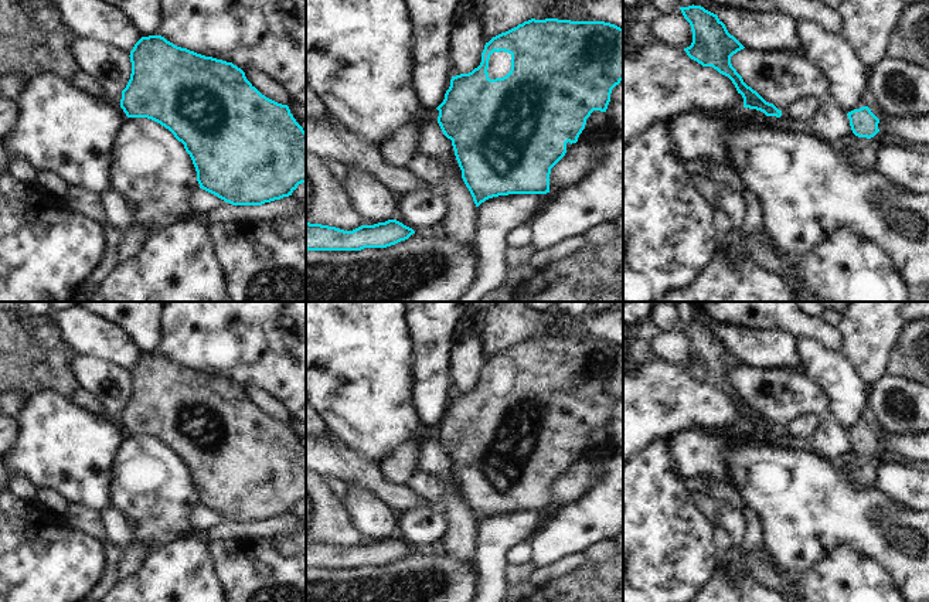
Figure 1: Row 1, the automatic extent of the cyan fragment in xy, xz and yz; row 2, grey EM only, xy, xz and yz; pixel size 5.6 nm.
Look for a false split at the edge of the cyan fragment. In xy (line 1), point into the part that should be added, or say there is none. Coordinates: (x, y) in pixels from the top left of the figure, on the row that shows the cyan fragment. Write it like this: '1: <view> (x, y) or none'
1: none

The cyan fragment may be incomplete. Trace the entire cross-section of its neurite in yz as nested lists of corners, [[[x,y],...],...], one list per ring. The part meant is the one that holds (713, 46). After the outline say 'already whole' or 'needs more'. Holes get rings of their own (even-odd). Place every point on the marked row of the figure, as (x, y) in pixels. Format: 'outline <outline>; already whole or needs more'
outline [[[694,4],[680,7],[680,10],[693,31],[693,42],[684,48],[687,55],[702,67],[712,67],[719,74],[728,76],[738,93],[742,95],[743,108],[760,110],[766,116],[780,118],[782,110],[748,86],[732,67],[731,57],[745,47],[728,33],[718,16]]]; already whole

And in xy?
outline [[[161,35],[142,37],[129,57],[132,74],[122,91],[120,108],[127,118],[147,118],[160,123],[184,144],[200,188],[232,205],[262,205],[292,195],[299,184],[306,183],[306,132],[287,105],[262,95],[241,68],[177,47]]]; already whole

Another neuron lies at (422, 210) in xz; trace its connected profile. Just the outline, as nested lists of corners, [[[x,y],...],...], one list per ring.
[[[421,188],[398,198],[395,220],[412,228],[415,234],[432,234],[442,227],[446,214],[445,197]]]

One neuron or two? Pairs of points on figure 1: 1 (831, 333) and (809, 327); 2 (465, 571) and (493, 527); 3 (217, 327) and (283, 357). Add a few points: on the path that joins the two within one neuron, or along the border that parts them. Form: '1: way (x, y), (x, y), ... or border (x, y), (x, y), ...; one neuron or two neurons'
1: way (826, 333), (814, 329); one neuron
2: border (472, 561), (477, 575), (477, 587); two neurons
3: way (234, 327), (254, 327), (266, 340); one neuron

